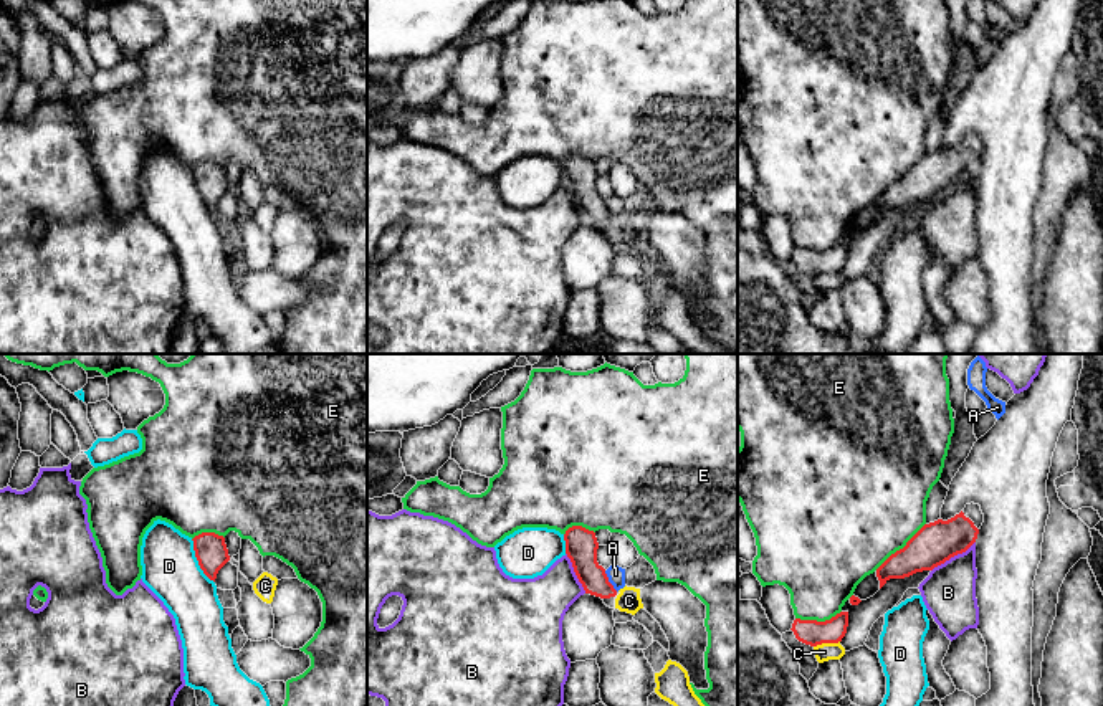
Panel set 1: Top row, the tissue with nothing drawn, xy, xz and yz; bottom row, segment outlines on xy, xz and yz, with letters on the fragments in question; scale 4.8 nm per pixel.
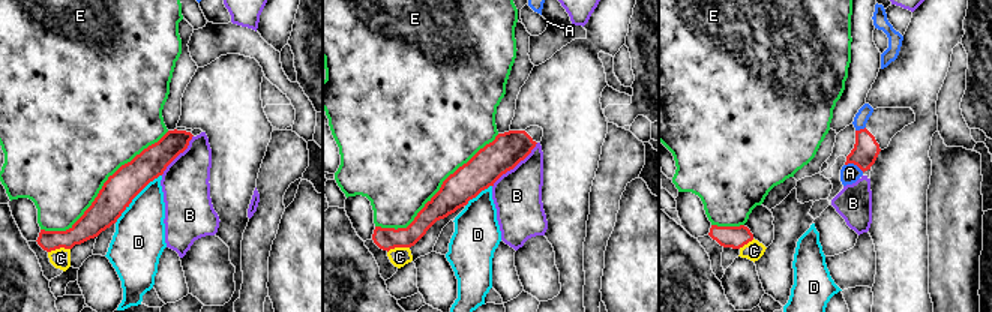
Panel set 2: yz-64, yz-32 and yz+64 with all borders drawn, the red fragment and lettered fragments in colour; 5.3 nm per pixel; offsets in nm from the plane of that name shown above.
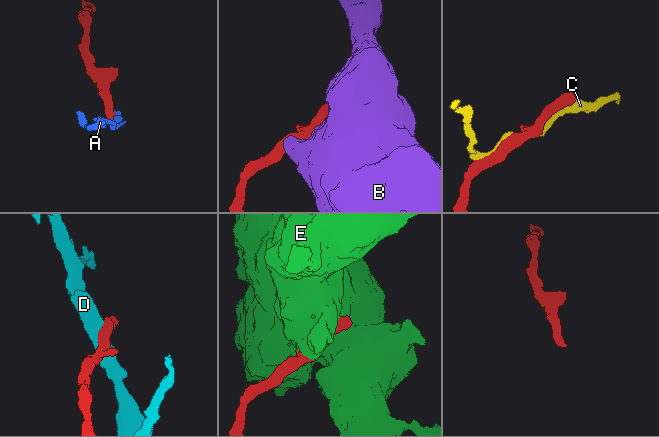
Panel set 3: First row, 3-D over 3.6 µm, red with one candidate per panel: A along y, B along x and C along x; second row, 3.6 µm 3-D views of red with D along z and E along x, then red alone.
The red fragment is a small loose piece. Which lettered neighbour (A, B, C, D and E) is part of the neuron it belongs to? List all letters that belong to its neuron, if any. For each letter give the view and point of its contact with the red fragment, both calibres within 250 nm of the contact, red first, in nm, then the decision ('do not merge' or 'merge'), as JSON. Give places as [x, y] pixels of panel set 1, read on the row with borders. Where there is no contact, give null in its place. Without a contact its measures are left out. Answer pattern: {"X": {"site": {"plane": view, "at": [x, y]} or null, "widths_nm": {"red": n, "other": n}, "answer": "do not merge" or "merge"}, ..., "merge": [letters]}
{"A": {"site": {"plane": "xz", "at": [607, 581]}, "widths_nm": {"red": 160, "other": 90}, "answer": "do not merge"}, "B": {"site": {"plane": "yz", "at": [953, 556]}, "widths_nm": {"red": 200, "other": 260}, "answer": "do not merge"}, "C": {"site": {"plane": "yz", "at": [826, 642]}, "widths_nm": {"red": 130, "other": 90}, "answer": "do not merge"}, "D": {"site": {"plane": "xy", "at": [197, 559]}, "widths_nm": {"red": 160, "other": 280}, "answer": "do not merge"}, "E": {"site": {"plane": "yz", "at": [900, 549]}, "widths_nm": {"red": 200, "other": 500}, "answer": "do not merge"}, "merge": []}

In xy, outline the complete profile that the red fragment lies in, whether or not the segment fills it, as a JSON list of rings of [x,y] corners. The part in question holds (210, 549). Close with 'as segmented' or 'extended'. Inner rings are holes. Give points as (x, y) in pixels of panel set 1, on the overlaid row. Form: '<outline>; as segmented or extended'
[[[202,532],[192,541],[200,569],[215,582],[218,570],[230,561],[225,537],[215,532]]]; as segmented

